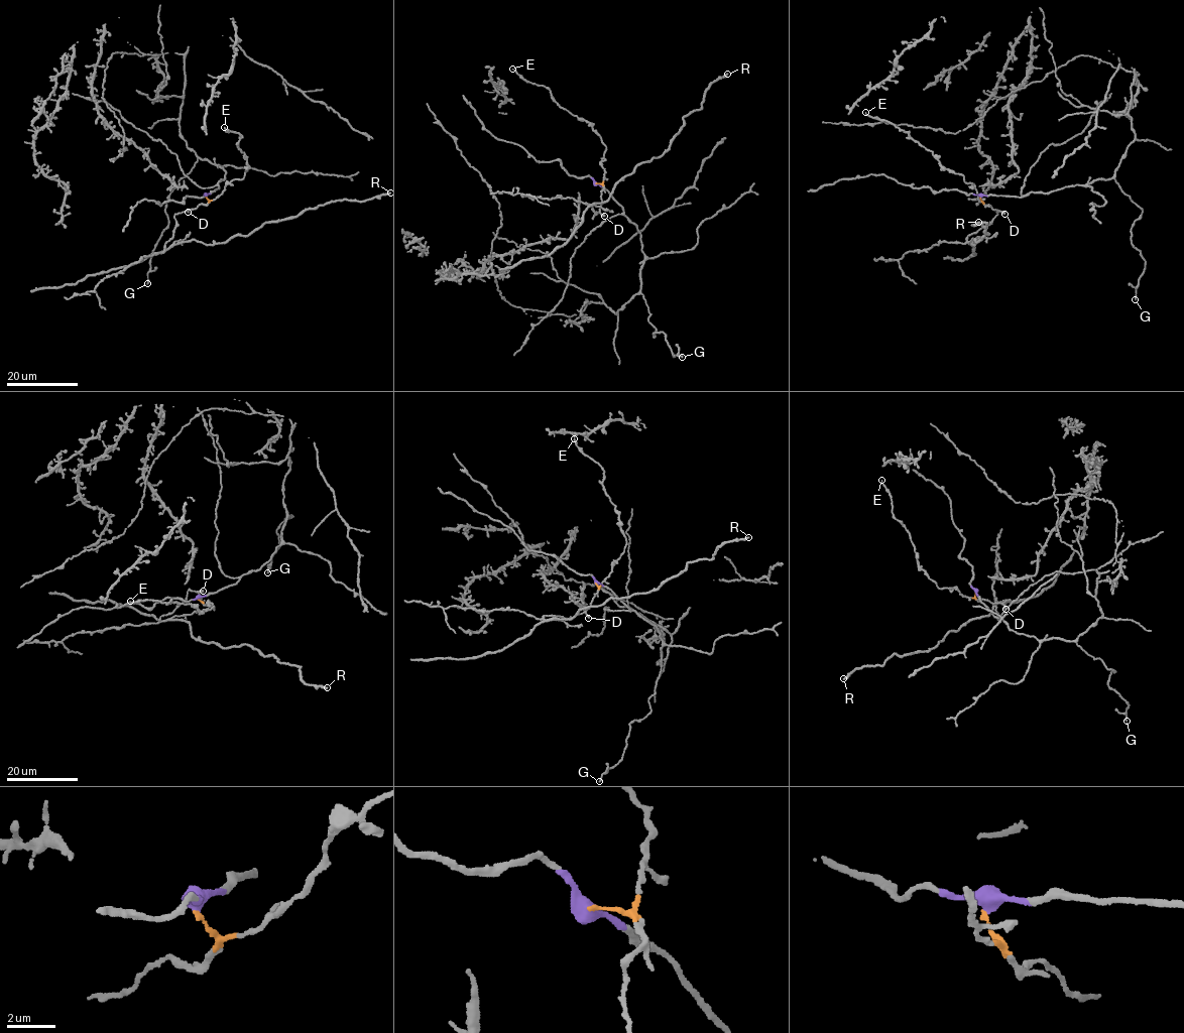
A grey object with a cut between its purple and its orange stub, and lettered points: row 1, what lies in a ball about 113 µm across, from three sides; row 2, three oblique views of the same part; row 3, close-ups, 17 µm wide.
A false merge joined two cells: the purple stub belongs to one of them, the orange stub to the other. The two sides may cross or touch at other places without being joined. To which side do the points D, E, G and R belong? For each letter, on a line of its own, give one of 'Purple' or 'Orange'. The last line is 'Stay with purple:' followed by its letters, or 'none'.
D: Orange
E: Orange
G: Purple
R: Orange
Stay with purple: G

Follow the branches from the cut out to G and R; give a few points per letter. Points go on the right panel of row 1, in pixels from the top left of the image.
G: (980, 197), (1048, 192), (1113, 178), (1143, 213), (1132, 228), (1131, 243), (1145, 265), (1135, 299)
R: (980, 197), (997, 212), (968, 236), (980, 239), (973, 245), (989, 234), (979, 222)

